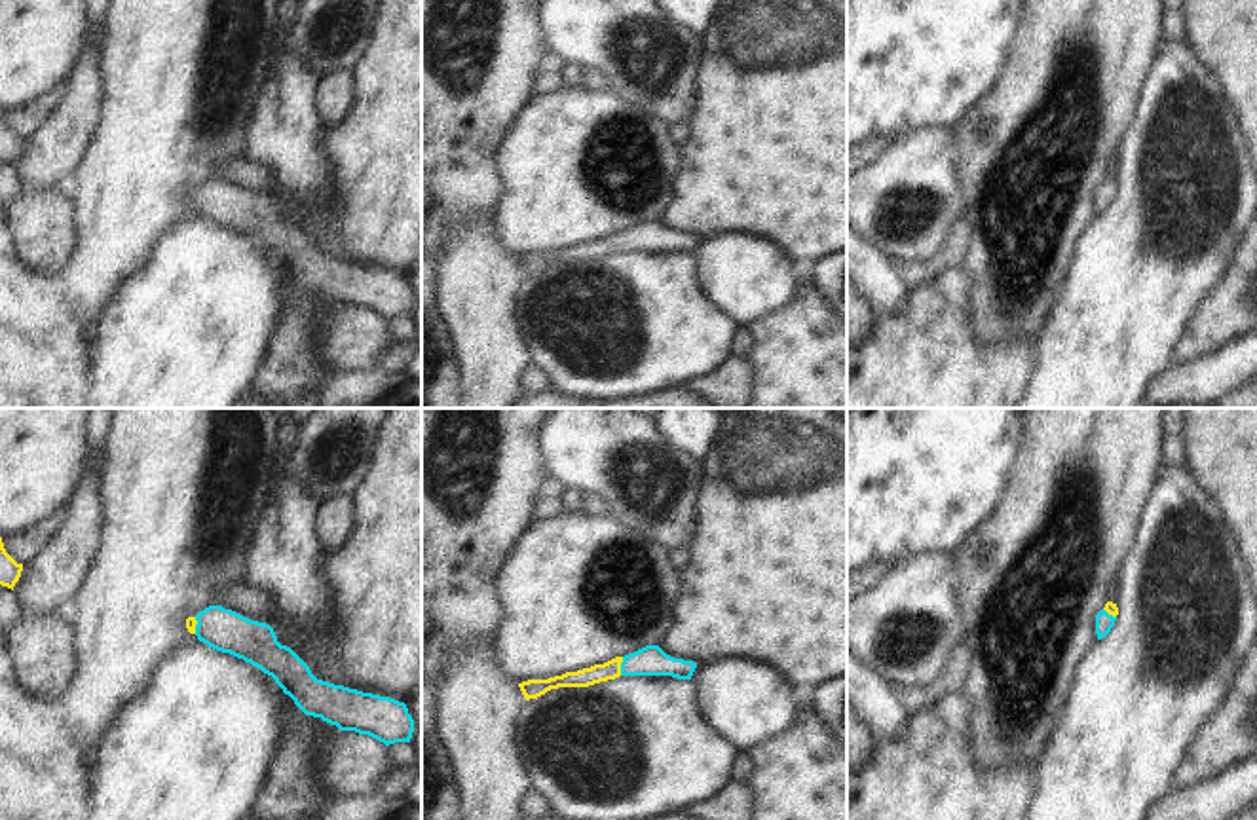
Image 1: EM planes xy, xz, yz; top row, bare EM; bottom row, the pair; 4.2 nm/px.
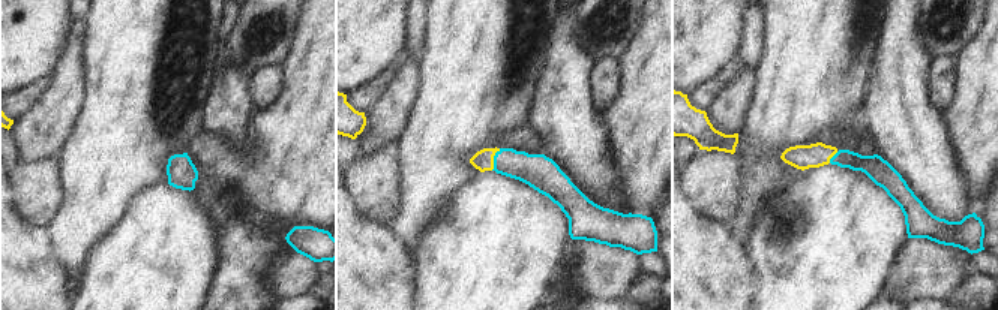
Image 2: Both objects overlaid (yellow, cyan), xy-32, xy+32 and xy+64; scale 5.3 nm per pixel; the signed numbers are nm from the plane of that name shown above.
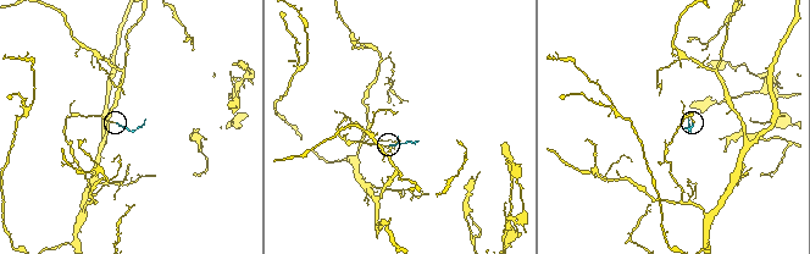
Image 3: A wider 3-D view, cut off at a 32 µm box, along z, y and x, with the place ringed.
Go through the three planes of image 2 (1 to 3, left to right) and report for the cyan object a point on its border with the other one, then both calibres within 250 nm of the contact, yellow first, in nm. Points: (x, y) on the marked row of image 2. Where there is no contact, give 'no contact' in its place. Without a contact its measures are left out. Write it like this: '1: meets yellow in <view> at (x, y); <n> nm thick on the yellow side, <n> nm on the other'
1: no contact
2: meets yellow in xy+32 at (492, 159); 110 nm thick on the yellow side, 180 nm on the other
3: meets yellow in xy+64 at (832, 156); 130 nm thick on the yellow side, 120 nm on the other

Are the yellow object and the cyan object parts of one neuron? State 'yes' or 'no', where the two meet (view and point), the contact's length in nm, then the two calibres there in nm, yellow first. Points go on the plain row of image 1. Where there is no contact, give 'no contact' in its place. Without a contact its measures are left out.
yes | xz (619, 242) | 80 nm | 80/130 nm

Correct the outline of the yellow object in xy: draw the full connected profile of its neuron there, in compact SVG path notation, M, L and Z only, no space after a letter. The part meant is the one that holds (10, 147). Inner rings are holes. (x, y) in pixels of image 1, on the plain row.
M0 112L0 159L13 165L23 146L23 139L17 139L4 123Z

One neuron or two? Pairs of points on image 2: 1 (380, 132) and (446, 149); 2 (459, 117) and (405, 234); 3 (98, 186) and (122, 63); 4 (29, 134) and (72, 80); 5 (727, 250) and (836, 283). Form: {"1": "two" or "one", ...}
{"1": "two", "2": "one", "3": "one", "4": "one", "5": "two"}

